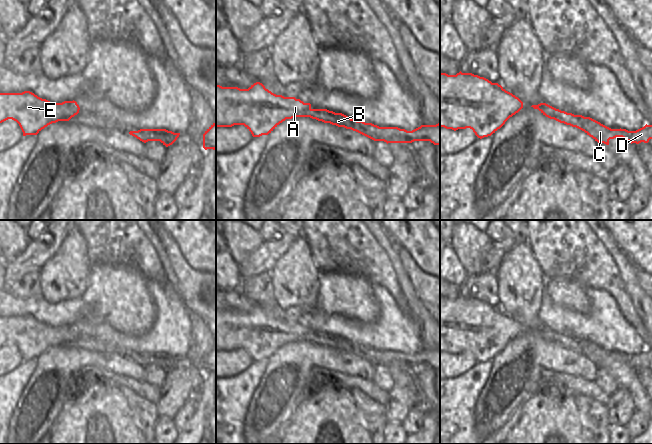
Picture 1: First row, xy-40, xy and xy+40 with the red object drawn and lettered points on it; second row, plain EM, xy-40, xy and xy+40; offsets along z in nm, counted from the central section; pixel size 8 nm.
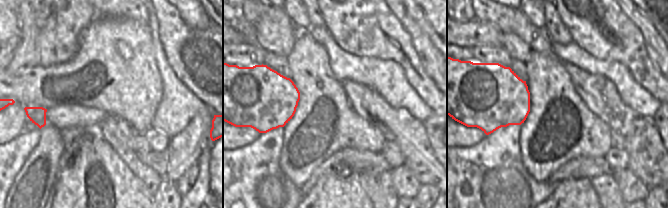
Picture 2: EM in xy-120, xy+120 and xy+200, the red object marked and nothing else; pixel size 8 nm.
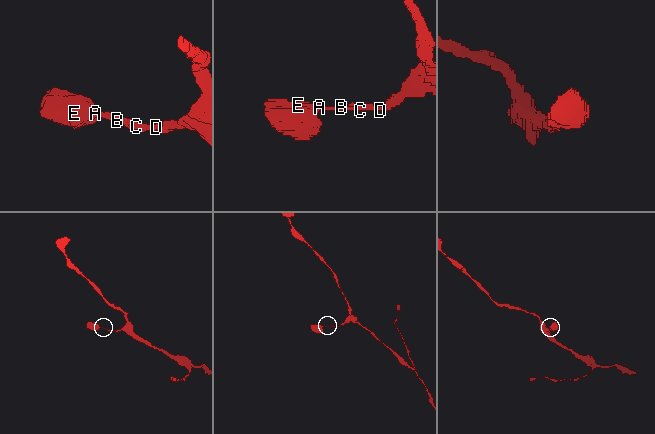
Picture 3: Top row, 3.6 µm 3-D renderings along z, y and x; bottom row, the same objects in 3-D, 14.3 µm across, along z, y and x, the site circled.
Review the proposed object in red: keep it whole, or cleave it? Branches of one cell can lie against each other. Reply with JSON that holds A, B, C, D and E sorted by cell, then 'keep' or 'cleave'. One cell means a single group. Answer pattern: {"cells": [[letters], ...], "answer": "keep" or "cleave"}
{"cells": [["A", "B", "C", "D", "E"]], "answer": "keep"}

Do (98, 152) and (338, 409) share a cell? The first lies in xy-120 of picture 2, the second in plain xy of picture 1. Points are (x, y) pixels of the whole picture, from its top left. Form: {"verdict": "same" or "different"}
{"verdict": "same"}

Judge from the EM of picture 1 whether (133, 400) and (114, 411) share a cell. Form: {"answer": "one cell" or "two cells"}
{"answer": "two cells"}

